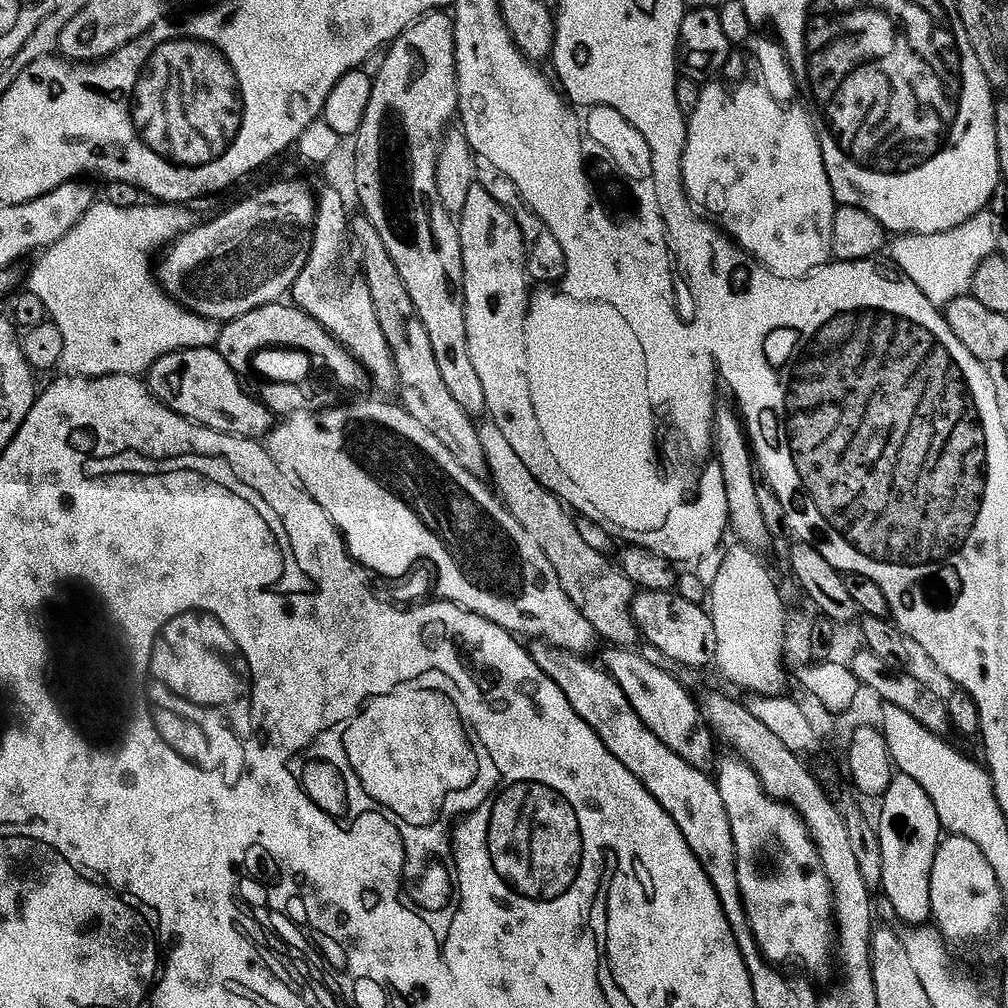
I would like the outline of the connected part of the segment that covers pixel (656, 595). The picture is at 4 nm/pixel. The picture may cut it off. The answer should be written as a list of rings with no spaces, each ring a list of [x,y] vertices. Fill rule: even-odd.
[[[640,590],[632,598],[632,620],[644,636],[664,656],[688,668],[711,665],[716,658],[716,635],[711,615],[700,604],[679,596],[676,590]]]

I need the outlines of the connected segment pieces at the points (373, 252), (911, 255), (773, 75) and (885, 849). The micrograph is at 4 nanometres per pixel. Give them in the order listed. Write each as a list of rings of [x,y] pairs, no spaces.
[[[356,214],[350,220],[350,236],[360,247],[360,256],[364,259],[362,275],[374,302],[374,314],[378,314],[382,334],[386,334],[394,358],[399,403],[412,417],[418,418],[418,422],[422,422],[422,426],[426,426],[426,430],[430,430],[430,434],[434,434],[454,458],[458,458],[463,468],[470,470],[470,474],[483,477],[488,467],[482,454],[482,442],[478,442],[477,425],[472,424],[470,413],[454,402],[450,389],[444,384],[430,347],[430,338],[426,335],[426,326],[422,326],[398,270],[388,257],[382,238],[378,238],[378,230],[374,230],[368,216]]]
[[[986,207],[950,230],[934,234],[902,232],[891,237],[890,246],[891,242],[892,260],[900,267],[899,275],[910,278],[932,304],[943,306],[969,291],[978,264],[996,252],[996,212]]]
[[[750,35],[743,44],[739,45],[729,55],[728,61],[724,64],[724,69],[701,87],[698,94],[698,106],[694,106],[694,110],[687,113],[686,116],[688,129],[686,130],[686,142],[682,150],[682,182],[689,200],[696,205],[697,209],[707,213],[753,260],[757,260],[767,272],[772,272],[783,280],[803,280],[809,272],[814,272],[823,264],[829,263],[832,256],[831,222],[838,205],[830,190],[830,178],[821,168],[816,141],[812,139],[811,129],[808,129],[807,120],[804,119],[804,114],[800,108],[797,108],[796,104],[791,101],[790,84],[784,77],[785,67],[779,64],[780,61],[780,52],[776,50],[776,45],[769,44],[769,42],[764,40],[756,41]]]
[[[897,771],[879,804],[880,821],[877,819],[874,825],[881,844],[882,896],[888,899],[889,906],[902,919],[908,920],[904,922],[927,921],[932,915],[930,866],[942,839],[940,819],[934,810],[934,802],[930,802],[926,790],[922,790],[914,778]]]

